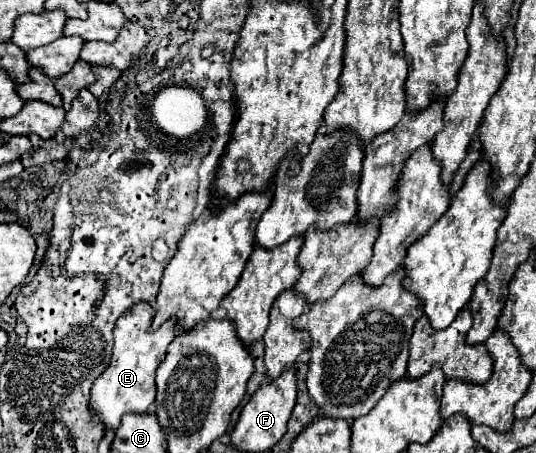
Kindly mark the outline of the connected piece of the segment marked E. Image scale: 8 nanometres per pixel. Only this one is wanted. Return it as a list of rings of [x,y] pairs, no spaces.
[[[139,301],[115,323],[111,363],[91,389],[91,407],[97,411],[101,423],[105,423],[105,429],[115,431],[125,413],[147,413],[155,401],[155,371],[167,355],[167,345],[175,337],[175,319],[165,321],[157,331],[149,331],[153,313],[155,309],[151,303]]]

